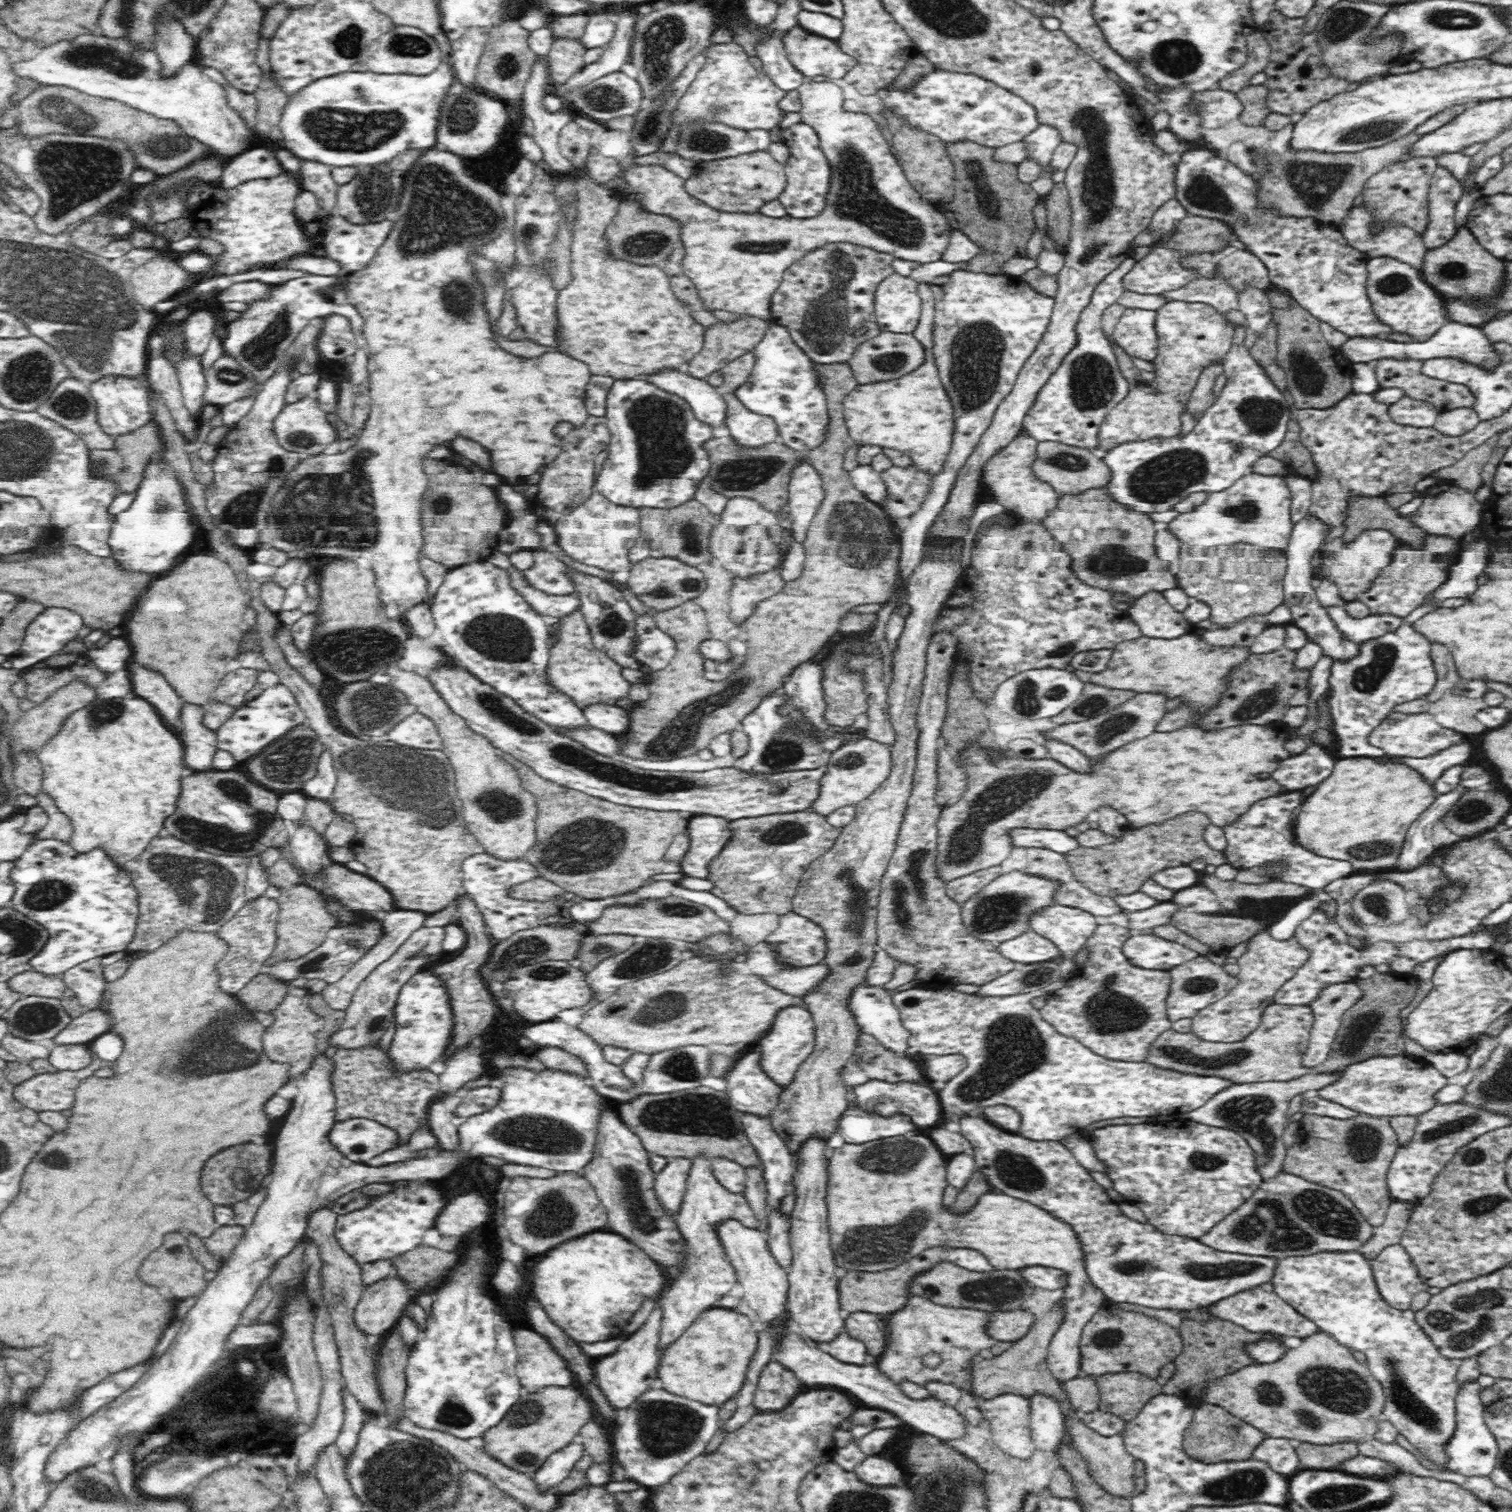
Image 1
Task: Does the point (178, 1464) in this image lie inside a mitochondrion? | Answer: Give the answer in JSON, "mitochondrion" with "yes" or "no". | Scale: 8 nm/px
{"mitochondrion":"yes"}

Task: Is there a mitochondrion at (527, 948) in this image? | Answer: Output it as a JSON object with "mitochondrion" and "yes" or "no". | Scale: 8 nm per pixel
{"mitochondrion":"yes"}

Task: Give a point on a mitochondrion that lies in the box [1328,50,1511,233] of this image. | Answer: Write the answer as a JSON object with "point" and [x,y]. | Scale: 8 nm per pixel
{"point":[1365,133]}

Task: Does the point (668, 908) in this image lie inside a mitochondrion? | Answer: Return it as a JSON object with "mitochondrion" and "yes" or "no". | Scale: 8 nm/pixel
{"mitochondrion":"yes"}

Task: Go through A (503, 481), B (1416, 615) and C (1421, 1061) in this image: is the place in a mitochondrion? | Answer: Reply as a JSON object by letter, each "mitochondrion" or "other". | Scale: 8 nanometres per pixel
{"A":"other","B":"other","C":"other"}

